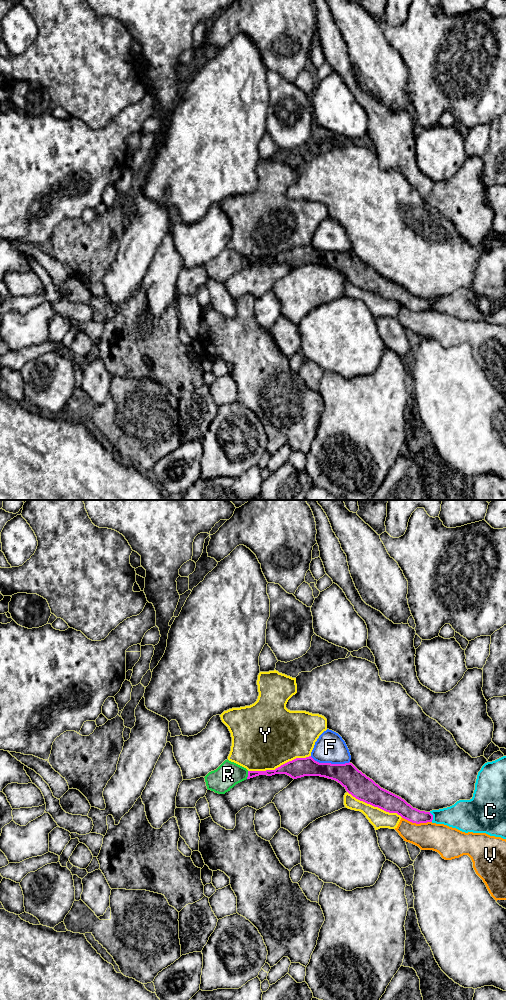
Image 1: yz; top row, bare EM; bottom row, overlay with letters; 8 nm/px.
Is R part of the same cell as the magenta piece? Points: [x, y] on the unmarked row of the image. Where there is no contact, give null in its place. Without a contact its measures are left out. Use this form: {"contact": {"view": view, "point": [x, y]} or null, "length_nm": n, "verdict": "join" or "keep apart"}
{"contact": {"view": "yz", "point": [248, 263]}, "length_nm": 70, "verdict": "keep apart"}

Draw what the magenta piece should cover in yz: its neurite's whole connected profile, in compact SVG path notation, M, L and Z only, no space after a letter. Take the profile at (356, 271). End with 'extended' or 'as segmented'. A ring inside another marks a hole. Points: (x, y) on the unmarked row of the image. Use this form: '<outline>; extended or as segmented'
M311 244L296 246L275 258L248 259L247 267L267 263L286 262L293 267L304 264L320 264L340 271L356 287L378 295L389 301L397 301L402 306L416 312L432 310L430 300L413 296L401 285L381 276L372 267L359 259L352 251L319 251Z; as segmented

